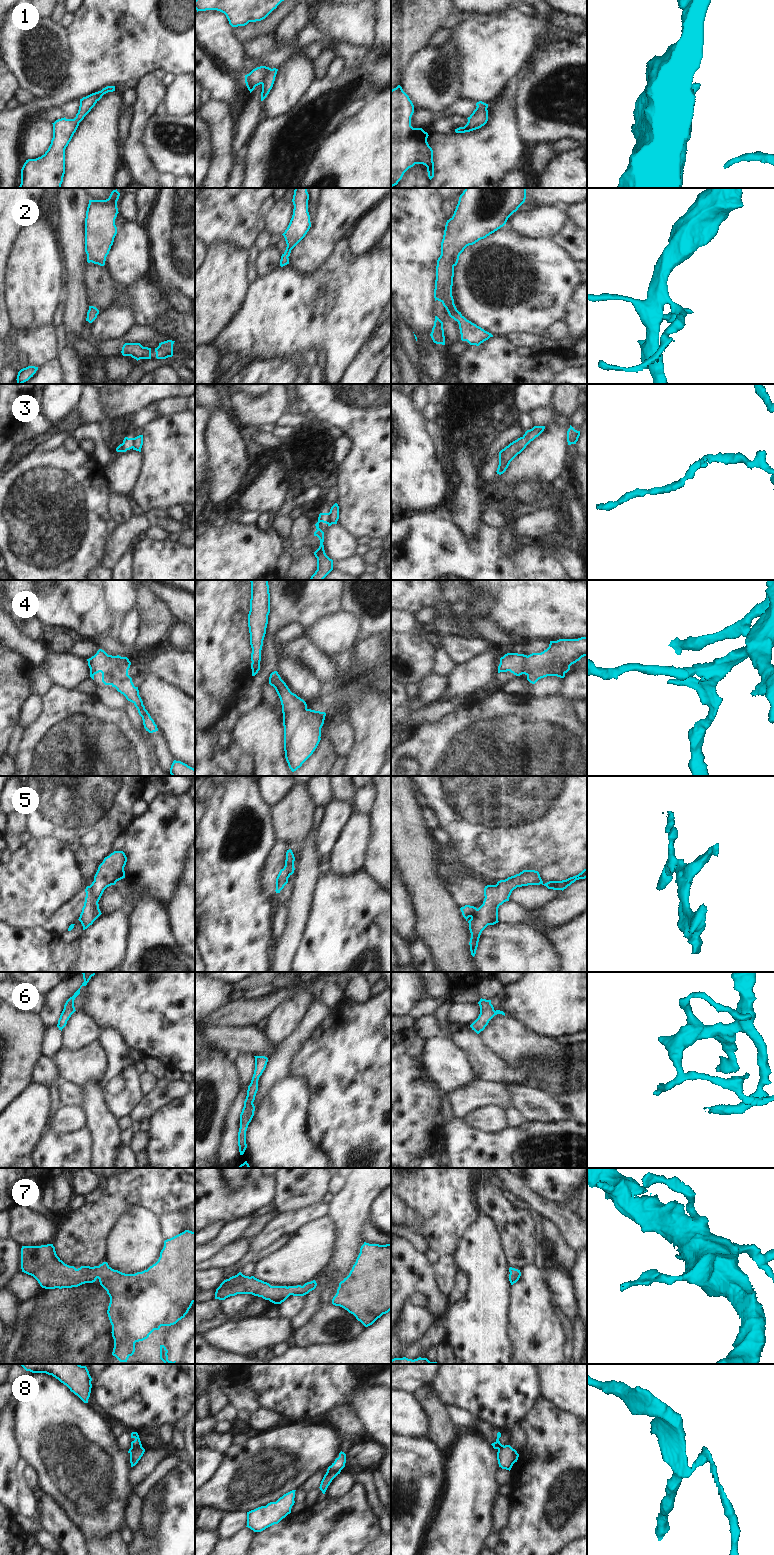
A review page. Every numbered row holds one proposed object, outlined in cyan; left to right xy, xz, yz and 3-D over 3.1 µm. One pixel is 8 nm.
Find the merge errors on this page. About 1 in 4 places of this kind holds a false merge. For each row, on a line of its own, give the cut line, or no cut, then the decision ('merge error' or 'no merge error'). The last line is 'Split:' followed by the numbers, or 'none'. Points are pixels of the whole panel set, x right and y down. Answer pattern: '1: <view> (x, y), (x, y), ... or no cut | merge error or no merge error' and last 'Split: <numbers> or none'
1: no cut | no merge error
2: no cut | no merge error
3: no cut | no merge error
4: no cut | no merge error
5: yz (484, 898), (493, 908), (491, 920) | merge error
6: no cut | no merge error
7: no cut | no merge error
8: xz (340, 1470), (327, 1472) | merge error
Split: 5, 8

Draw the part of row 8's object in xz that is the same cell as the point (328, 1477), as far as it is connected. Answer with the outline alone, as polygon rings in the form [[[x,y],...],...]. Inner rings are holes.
[[[337,1471],[337,1472],[326,1472],[326,1474],[324,1475],[321,1484],[320,1484],[320,1490],[322,1491],[323,1494],[325,1494],[328,1486],[330,1485],[330,1483],[332,1482],[332,1480],[338,1475],[340,1474],[341,1471]]]

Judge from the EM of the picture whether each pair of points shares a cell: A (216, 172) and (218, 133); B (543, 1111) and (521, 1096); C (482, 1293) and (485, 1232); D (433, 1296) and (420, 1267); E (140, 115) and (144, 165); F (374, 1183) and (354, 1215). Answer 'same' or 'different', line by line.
A: same
B: same
C: same
D: same
E: same
F: same

